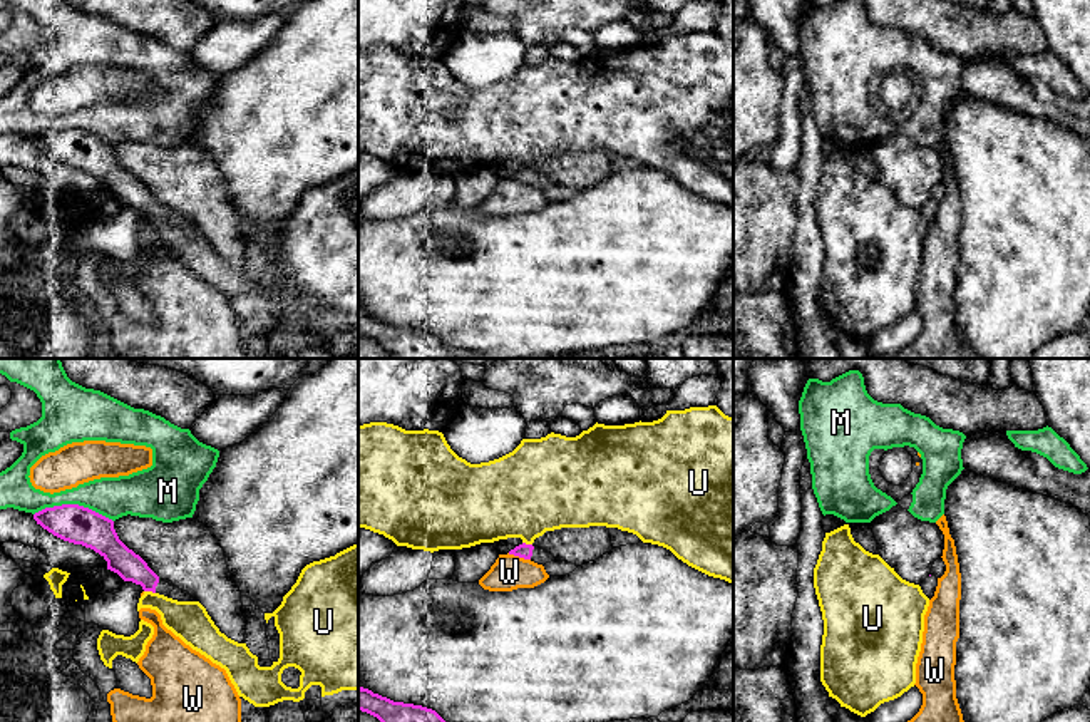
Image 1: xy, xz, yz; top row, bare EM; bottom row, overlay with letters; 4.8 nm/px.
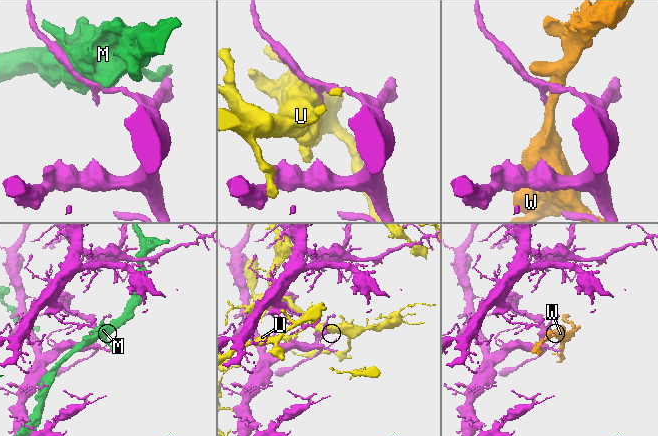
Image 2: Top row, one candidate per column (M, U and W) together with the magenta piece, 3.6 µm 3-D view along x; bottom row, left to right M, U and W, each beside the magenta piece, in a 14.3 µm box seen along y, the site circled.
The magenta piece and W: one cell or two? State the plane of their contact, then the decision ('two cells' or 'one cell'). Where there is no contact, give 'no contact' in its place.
xz | two cells

